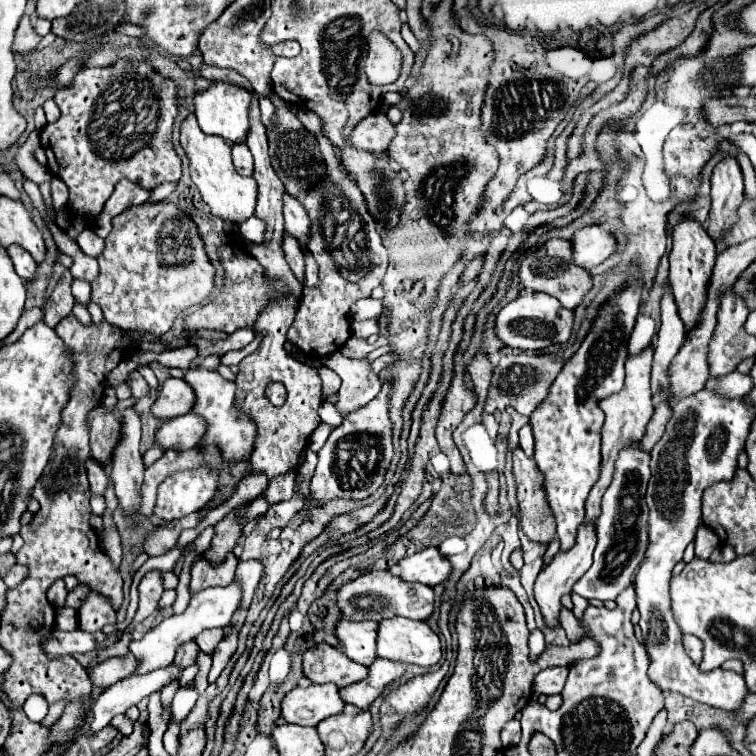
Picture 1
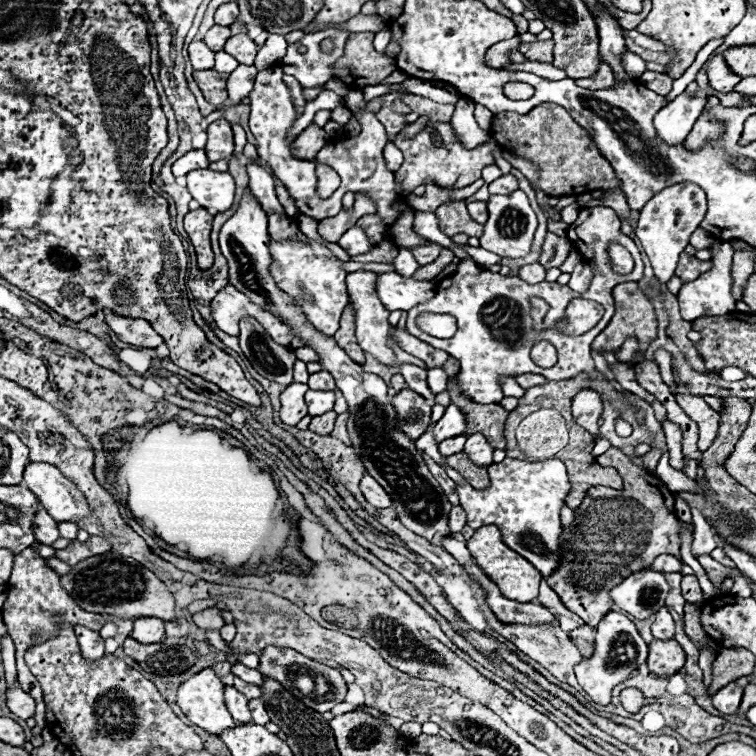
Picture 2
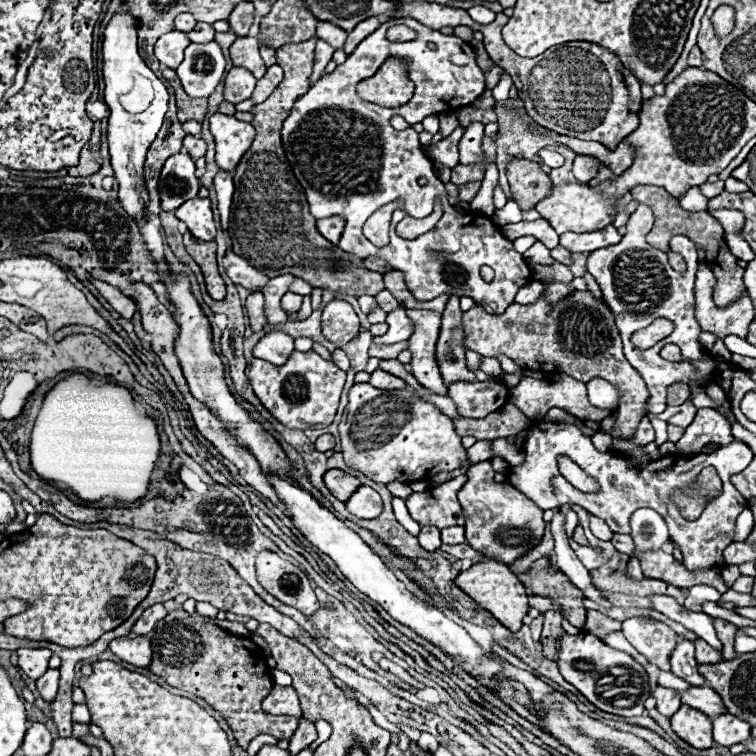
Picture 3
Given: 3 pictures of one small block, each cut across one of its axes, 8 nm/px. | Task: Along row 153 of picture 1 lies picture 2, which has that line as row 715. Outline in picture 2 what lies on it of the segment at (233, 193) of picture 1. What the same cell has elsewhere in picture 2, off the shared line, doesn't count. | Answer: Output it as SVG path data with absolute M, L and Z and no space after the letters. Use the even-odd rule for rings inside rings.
M204 668L178 686L176 704L192 724L210 734L220 734L236 726L224 704L224 684L210 668Z

